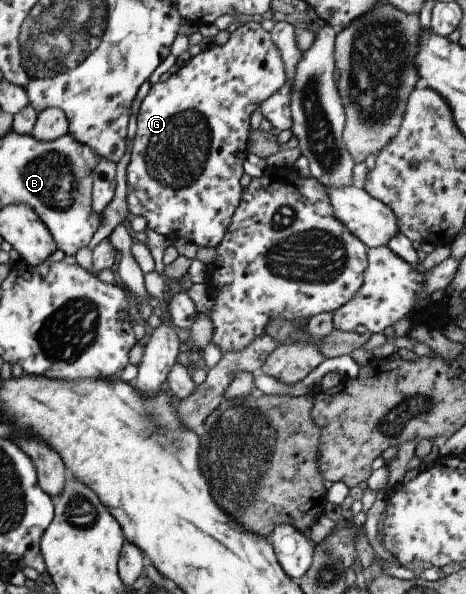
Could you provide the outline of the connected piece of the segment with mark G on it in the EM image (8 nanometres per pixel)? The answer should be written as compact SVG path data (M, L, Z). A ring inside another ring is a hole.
M249 21L238 26L227 38L224 44L213 44L212 47L201 50L195 56L189 58L181 66L174 67L170 76L163 82L151 85L146 96L140 103L136 114L136 131L132 140L129 162L125 174L125 202L127 210L135 216L141 216L145 220L147 228L159 233L162 237L168 237L172 241L177 238L185 238L192 242L197 248L216 248L221 242L229 226L231 216L239 204L242 188L239 178L243 174L243 161L247 156L247 137L249 136L249 116L259 108L263 100L267 100L271 94L277 92L285 82L284 67L281 56L277 55L275 46L271 42L269 32L265 31L260 22Z

